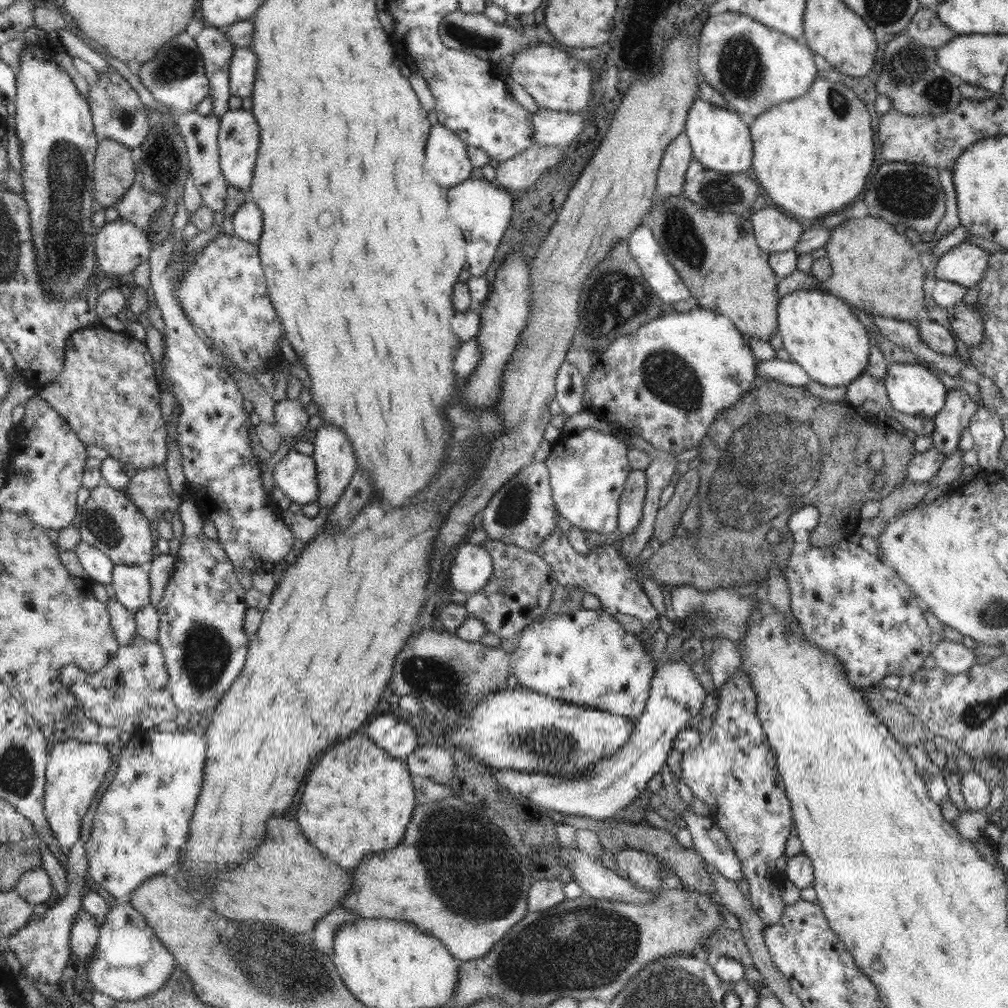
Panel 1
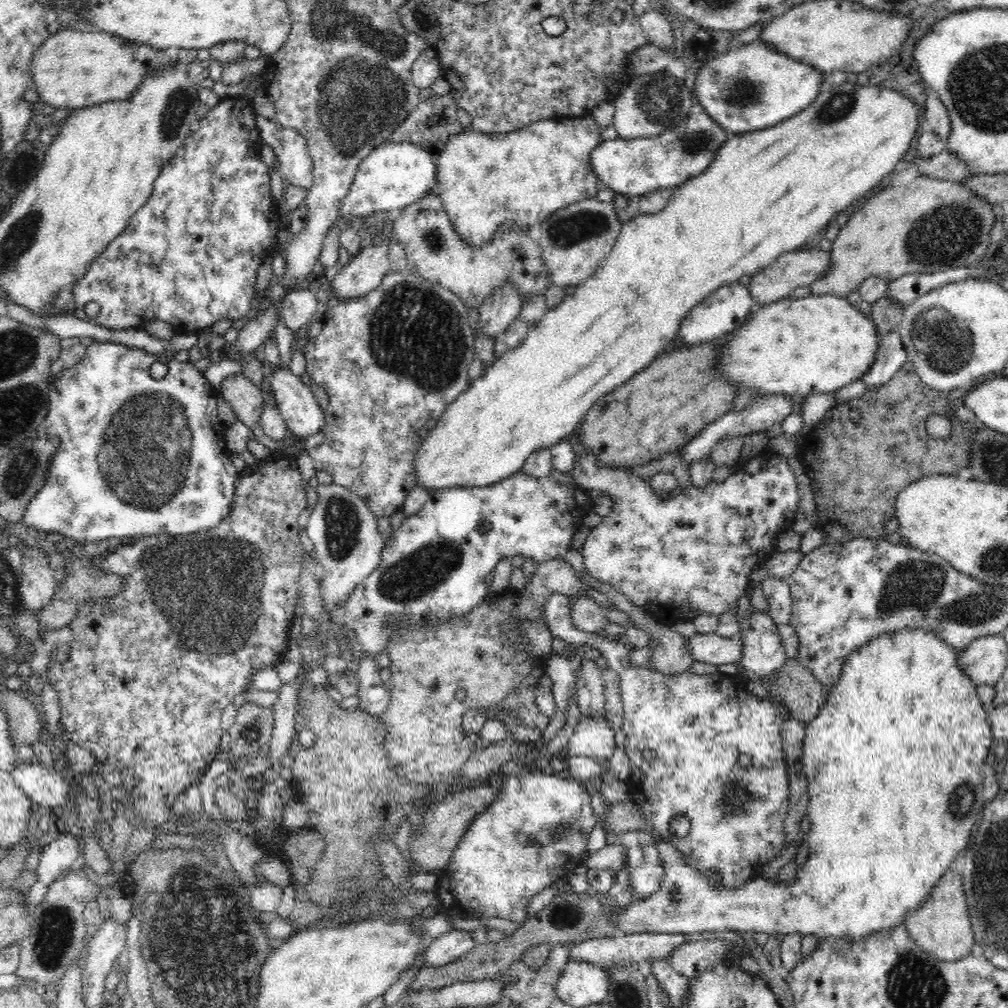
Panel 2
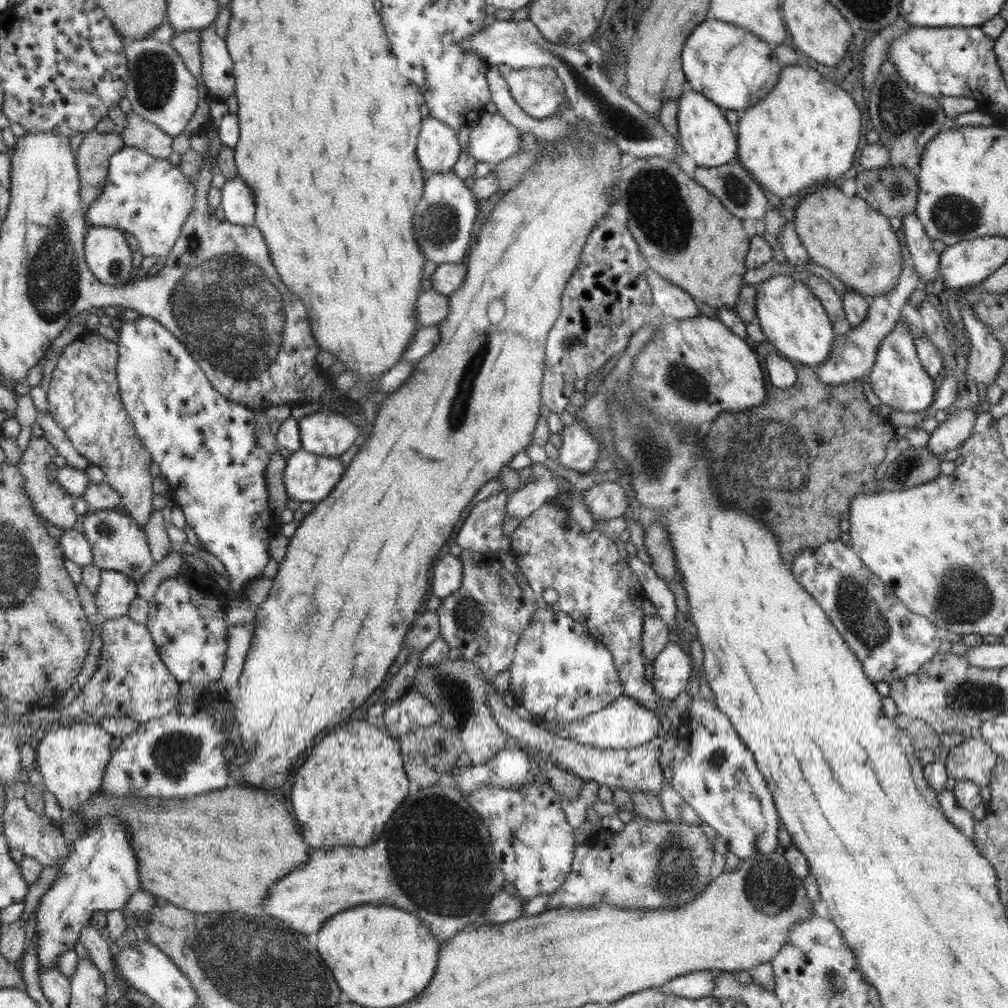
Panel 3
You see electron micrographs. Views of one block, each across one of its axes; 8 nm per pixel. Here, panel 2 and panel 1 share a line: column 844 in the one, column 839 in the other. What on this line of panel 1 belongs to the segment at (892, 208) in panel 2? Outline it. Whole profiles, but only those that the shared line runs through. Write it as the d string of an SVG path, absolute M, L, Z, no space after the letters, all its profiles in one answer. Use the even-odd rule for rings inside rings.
M870 215L847 218L832 228L825 248L832 265L832 279L818 281L811 273L796 271L778 281L776 290L780 299L794 291L822 286L824 292L838 296L846 304L870 316L884 316L912 324L918 322L919 311L926 308L923 287L927 273L925 258L917 246L913 246L905 235L896 231L895 225Z

